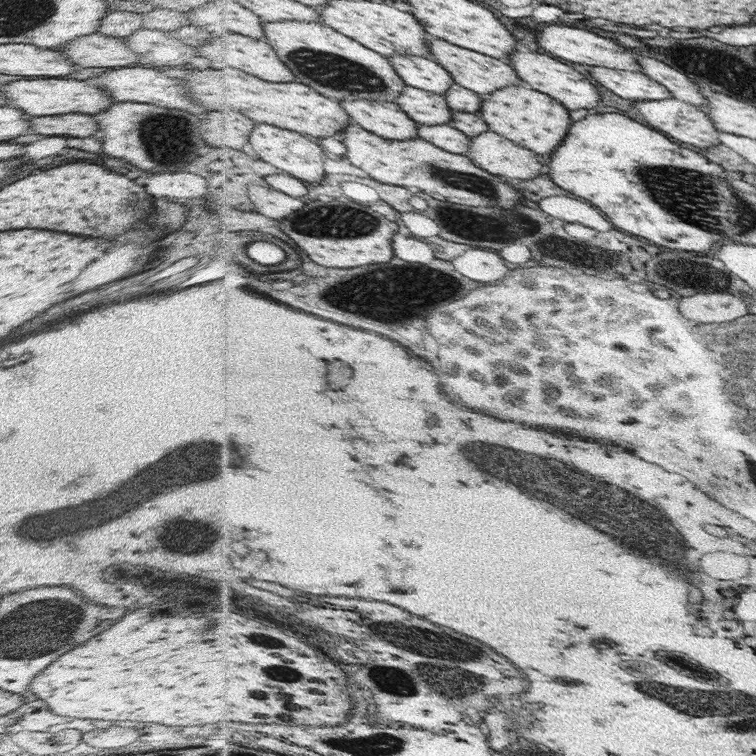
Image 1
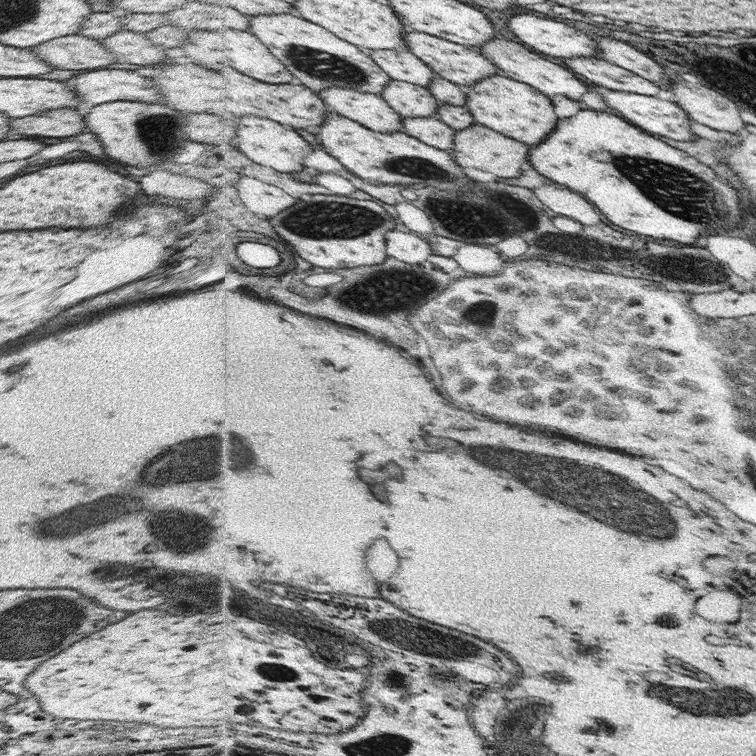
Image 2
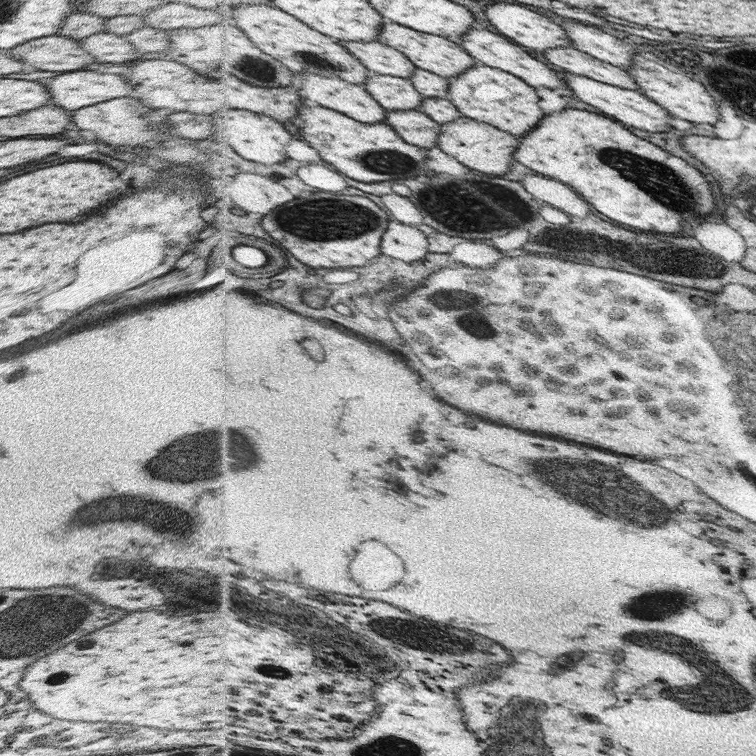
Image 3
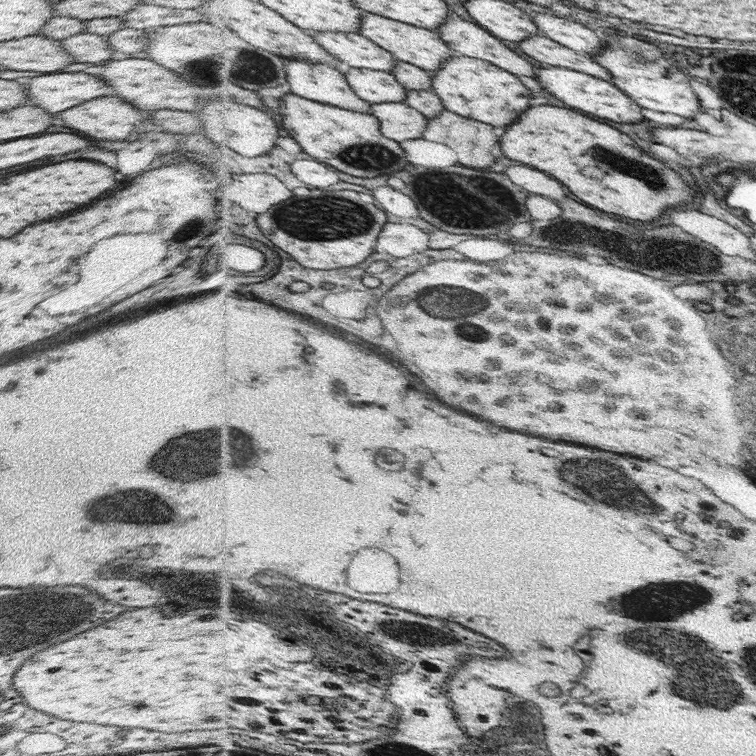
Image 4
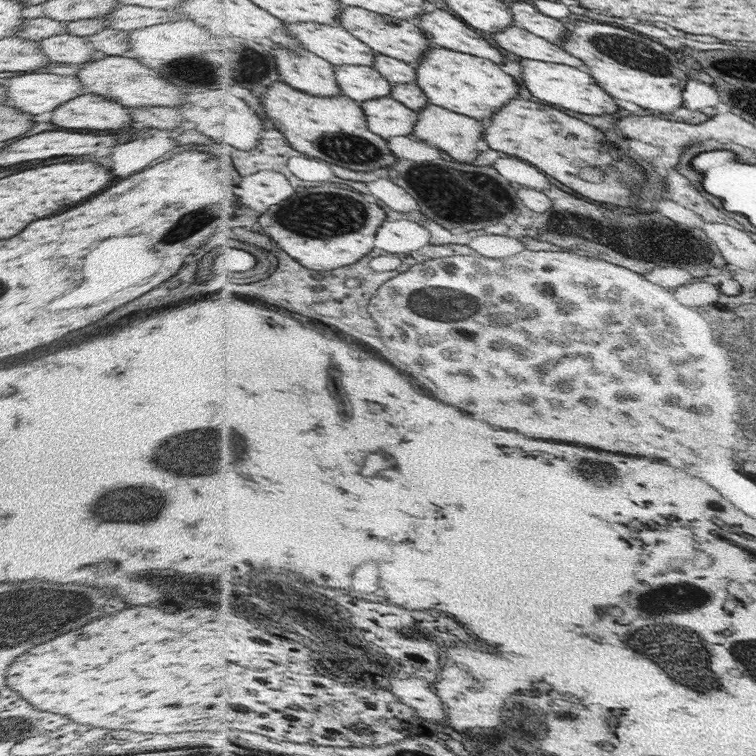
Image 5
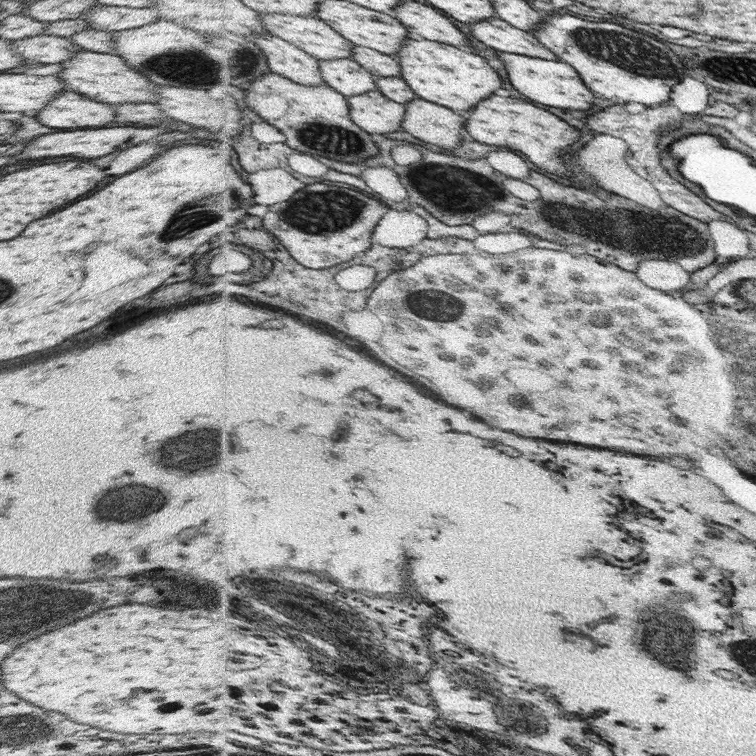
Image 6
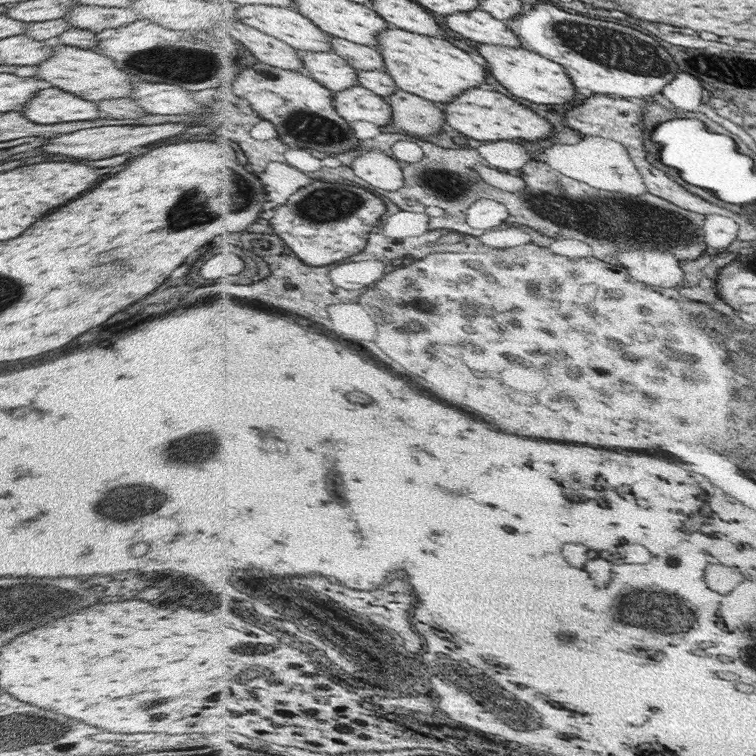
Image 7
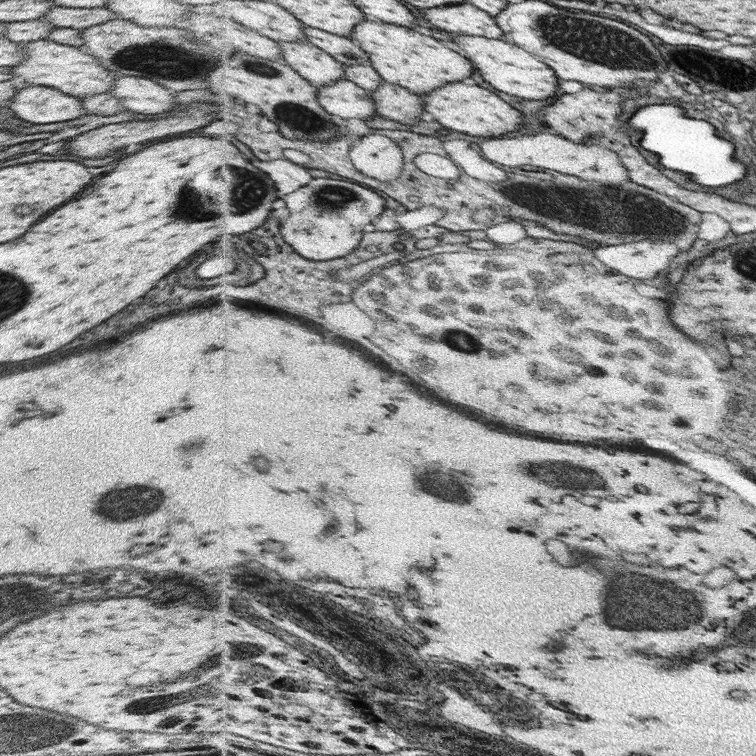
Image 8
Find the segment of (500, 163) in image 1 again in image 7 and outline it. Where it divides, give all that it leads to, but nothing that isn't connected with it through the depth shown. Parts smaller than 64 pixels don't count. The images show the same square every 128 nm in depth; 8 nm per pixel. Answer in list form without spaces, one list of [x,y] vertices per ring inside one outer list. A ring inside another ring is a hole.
[[[398,89],[387,97],[393,106],[394,124],[406,133],[430,136],[444,130],[447,114],[441,104],[423,96]]]

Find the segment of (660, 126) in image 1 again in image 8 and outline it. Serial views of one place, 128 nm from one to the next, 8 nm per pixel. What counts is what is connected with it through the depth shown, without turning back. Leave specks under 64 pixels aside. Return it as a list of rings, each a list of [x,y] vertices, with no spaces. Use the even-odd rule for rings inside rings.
[[[451,33],[453,42],[458,45],[471,63],[476,67],[477,73],[482,76],[488,84],[491,84],[510,96],[520,96],[524,100],[546,100],[554,98],[558,90],[558,78],[550,65],[544,64],[527,49],[520,48],[519,45],[502,39],[491,39],[485,36],[470,36]]]

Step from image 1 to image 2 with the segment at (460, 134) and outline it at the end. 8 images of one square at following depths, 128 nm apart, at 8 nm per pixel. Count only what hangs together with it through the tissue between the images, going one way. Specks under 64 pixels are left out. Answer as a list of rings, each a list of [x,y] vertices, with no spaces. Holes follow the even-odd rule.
[[[436,117],[404,119],[405,132],[436,148],[452,151],[458,130]]]

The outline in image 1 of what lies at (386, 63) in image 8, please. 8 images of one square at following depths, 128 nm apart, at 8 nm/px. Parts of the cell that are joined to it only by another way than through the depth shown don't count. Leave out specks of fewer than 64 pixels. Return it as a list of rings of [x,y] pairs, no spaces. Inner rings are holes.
[[[525,84],[507,86],[481,97],[479,113],[487,121],[489,130],[540,156],[550,156],[563,143],[573,121],[560,101]]]

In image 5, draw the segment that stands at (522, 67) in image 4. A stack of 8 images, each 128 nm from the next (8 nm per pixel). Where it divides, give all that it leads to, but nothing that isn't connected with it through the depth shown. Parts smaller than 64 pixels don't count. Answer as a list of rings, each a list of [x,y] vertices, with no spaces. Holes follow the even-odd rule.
[[[446,10],[426,11],[415,22],[428,33],[436,46],[479,56],[498,65],[504,62],[498,49],[471,29],[465,20],[458,18],[458,15],[454,16]]]

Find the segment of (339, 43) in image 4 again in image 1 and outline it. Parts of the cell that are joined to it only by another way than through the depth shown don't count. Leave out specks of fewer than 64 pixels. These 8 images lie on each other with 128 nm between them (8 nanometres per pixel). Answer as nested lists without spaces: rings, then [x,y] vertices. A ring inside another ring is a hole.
[[[394,55],[389,59],[410,86],[444,95],[456,83],[452,73],[438,61],[412,55]]]

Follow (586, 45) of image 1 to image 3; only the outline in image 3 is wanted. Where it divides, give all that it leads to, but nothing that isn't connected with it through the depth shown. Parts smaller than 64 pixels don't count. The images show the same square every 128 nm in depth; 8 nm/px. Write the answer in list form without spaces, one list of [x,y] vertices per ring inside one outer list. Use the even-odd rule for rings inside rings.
[[[496,2],[484,10],[490,24],[500,35],[530,50],[573,47],[568,35],[555,21],[522,4]]]

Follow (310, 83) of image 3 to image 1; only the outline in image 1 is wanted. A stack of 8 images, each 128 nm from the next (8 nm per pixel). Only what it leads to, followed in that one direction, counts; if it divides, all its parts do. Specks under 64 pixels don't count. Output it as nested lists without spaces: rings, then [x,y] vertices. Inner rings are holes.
[[[351,98],[341,101],[351,114],[353,124],[392,140],[410,140],[419,137],[416,122],[397,102]]]

